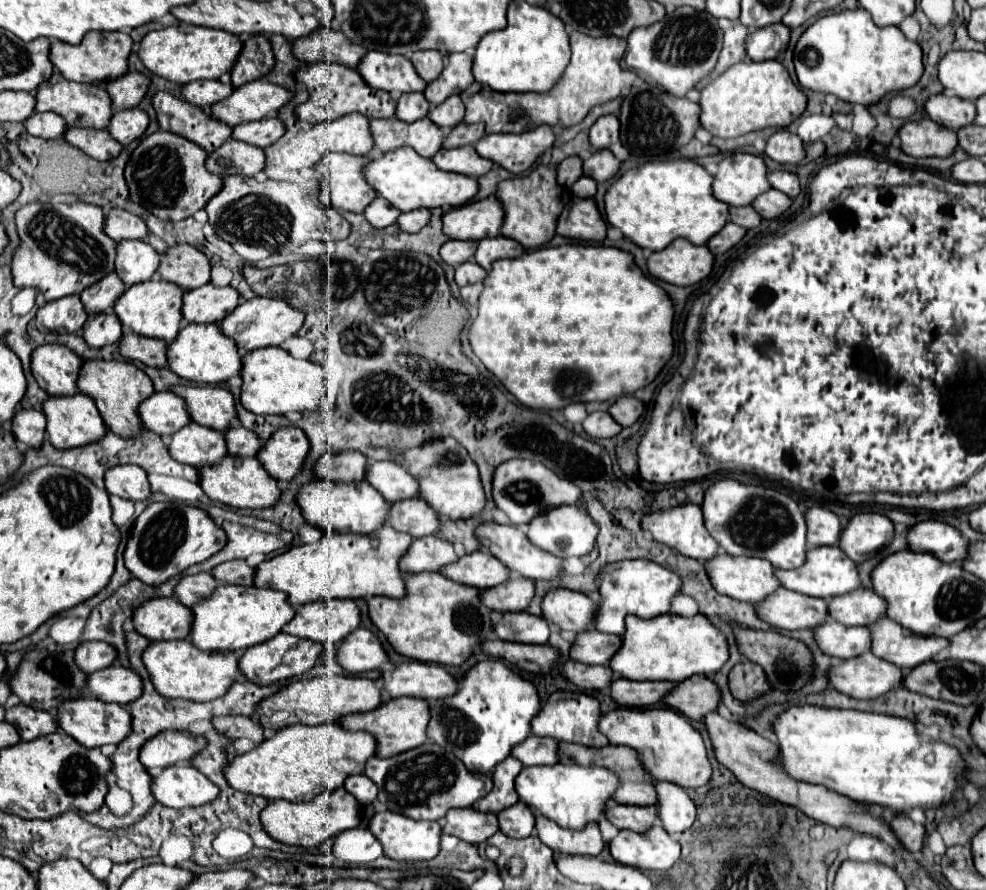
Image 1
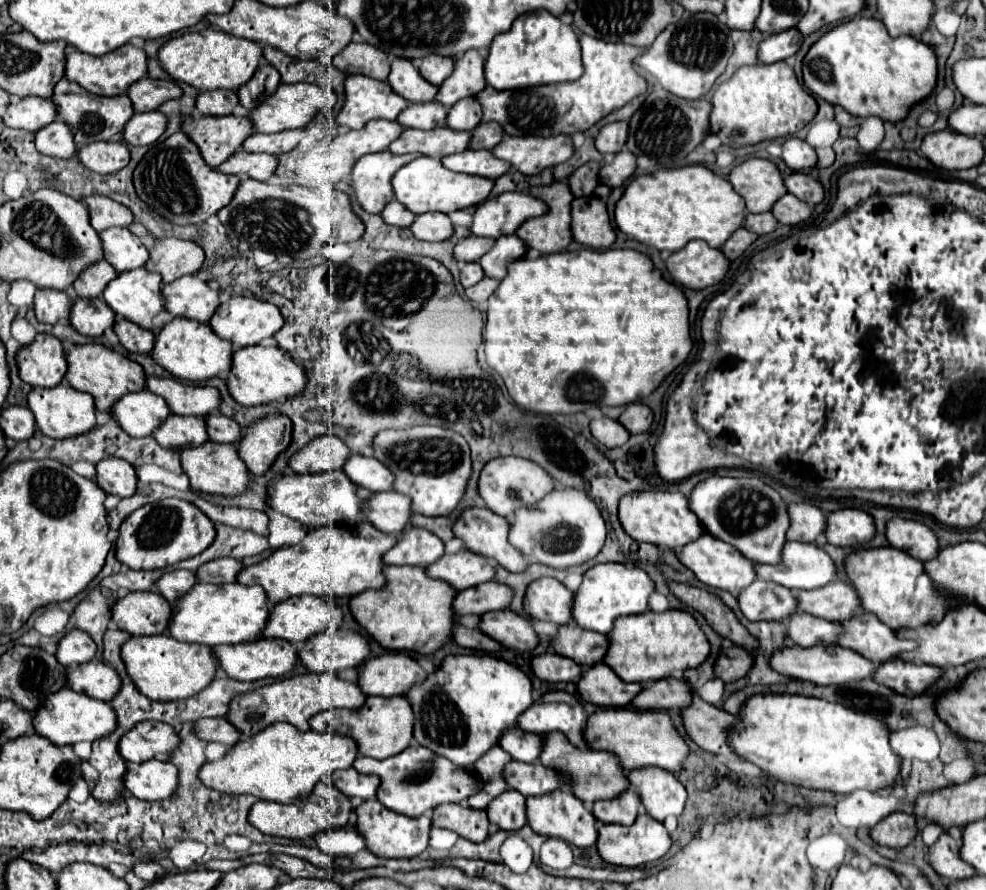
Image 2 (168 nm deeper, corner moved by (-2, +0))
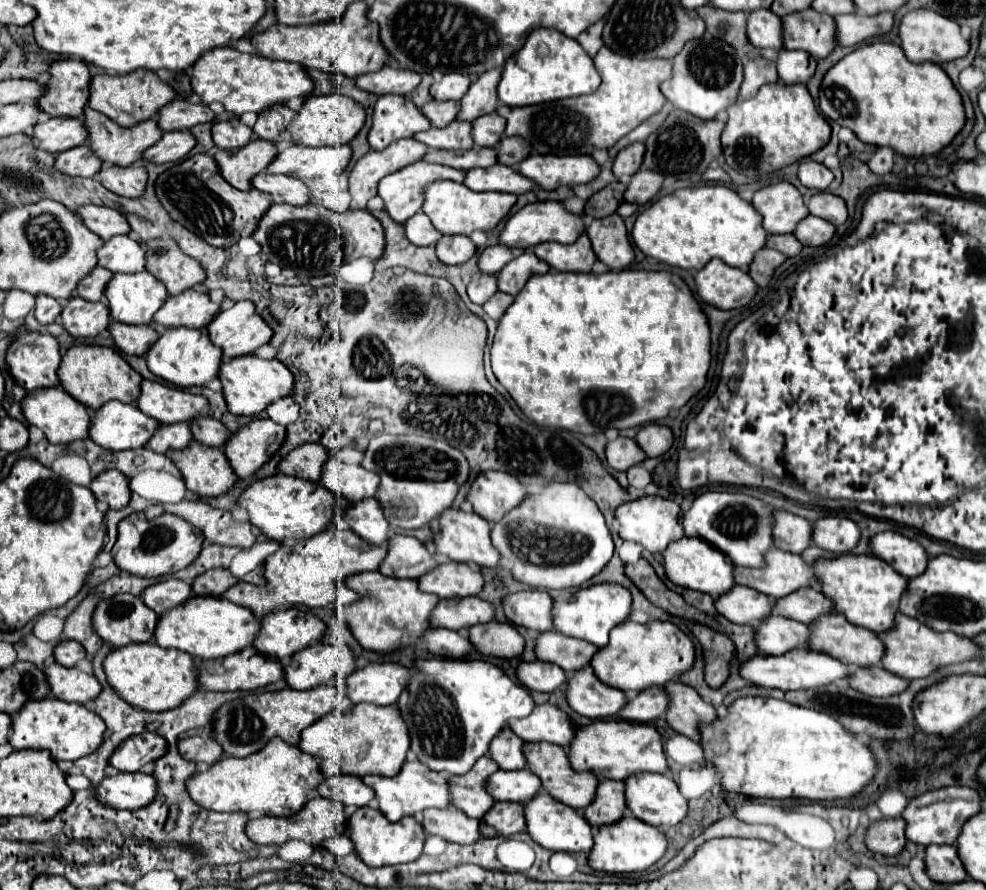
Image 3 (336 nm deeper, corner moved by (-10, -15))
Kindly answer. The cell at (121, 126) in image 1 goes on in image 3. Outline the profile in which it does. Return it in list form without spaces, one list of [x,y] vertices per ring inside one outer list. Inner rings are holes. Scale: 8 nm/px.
[[[185,129],[185,131],[169,131],[163,133],[157,143],[145,149],[143,159],[153,161],[153,163],[167,163],[167,161],[181,161],[187,157],[187,153],[193,149],[195,137]]]

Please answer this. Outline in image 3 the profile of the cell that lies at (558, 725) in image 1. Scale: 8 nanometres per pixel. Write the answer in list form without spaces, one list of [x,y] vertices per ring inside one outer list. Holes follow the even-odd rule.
[[[537,705],[531,715],[523,719],[513,719],[509,727],[527,743],[549,741],[561,747],[569,747],[575,737],[575,727],[571,725],[571,719],[555,705]]]

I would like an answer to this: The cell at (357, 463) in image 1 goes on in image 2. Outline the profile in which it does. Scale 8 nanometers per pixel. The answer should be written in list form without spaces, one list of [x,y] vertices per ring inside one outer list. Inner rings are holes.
[[[319,436],[319,440],[311,440],[299,452],[295,452],[287,464],[299,474],[329,472],[341,470],[349,454],[349,448],[337,436]]]

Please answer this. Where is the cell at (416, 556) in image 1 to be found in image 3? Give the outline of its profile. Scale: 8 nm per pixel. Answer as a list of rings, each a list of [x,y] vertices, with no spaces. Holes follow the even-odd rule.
[[[393,535],[393,539],[389,539],[387,557],[379,565],[379,573],[387,577],[419,579],[437,565],[439,563],[419,539],[407,535]]]

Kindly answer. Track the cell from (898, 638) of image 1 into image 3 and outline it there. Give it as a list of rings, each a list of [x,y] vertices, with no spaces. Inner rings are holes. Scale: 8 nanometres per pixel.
[[[843,613],[813,623],[813,633],[817,635],[815,651],[825,651],[849,667],[881,665],[885,655],[885,643],[881,637],[865,627],[849,623]]]

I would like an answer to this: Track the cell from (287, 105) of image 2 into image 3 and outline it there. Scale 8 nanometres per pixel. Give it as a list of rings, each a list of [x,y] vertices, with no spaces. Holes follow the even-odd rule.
[[[329,95],[329,97],[307,97],[297,111],[295,119],[289,123],[287,131],[293,135],[297,145],[307,147],[323,147],[323,145],[345,145],[349,143],[357,131],[365,123],[365,111],[359,103],[351,101],[343,95]]]

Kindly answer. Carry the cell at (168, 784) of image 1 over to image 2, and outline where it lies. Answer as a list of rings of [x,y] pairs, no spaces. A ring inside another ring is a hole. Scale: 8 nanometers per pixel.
[[[147,760],[145,764],[127,768],[123,786],[139,800],[165,800],[179,786],[177,768],[171,762]]]

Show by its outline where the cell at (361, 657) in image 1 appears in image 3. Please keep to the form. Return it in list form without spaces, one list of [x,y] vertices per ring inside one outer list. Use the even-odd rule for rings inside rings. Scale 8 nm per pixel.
[[[315,643],[305,647],[305,651],[297,651],[285,663],[285,681],[293,689],[313,689],[319,685],[327,685],[333,677],[347,677],[355,667],[355,653],[343,645],[327,645]]]

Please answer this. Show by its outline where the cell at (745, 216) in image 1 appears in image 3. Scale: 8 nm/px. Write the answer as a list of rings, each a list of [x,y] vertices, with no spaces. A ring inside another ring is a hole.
[[[767,235],[765,245],[781,251],[787,257],[795,257],[801,251],[801,243],[793,235]]]

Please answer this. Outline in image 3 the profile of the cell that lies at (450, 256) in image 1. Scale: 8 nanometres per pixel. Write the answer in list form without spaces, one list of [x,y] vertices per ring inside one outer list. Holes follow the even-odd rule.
[[[493,245],[481,251],[479,255],[479,271],[481,273],[491,273],[495,275],[497,271],[501,271],[501,267],[505,267],[505,263],[509,263],[515,257],[515,251],[505,247],[505,245]]]

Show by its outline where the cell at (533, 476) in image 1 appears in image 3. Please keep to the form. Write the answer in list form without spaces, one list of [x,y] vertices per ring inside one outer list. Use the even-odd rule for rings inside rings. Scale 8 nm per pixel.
[[[485,471],[473,481],[467,501],[473,505],[475,513],[497,523],[511,509],[521,505],[527,495],[527,489],[515,475],[505,471]]]

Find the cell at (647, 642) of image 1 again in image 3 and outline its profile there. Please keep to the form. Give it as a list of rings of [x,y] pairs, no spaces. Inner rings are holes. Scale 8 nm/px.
[[[653,621],[647,625],[641,623],[621,623],[621,627],[611,631],[609,645],[597,651],[597,659],[593,659],[591,667],[597,671],[597,677],[603,683],[609,683],[611,687],[617,687],[629,695],[637,695],[649,687],[665,687],[669,681],[679,679],[683,673],[687,673],[695,665],[695,645],[693,641],[671,621]]]

